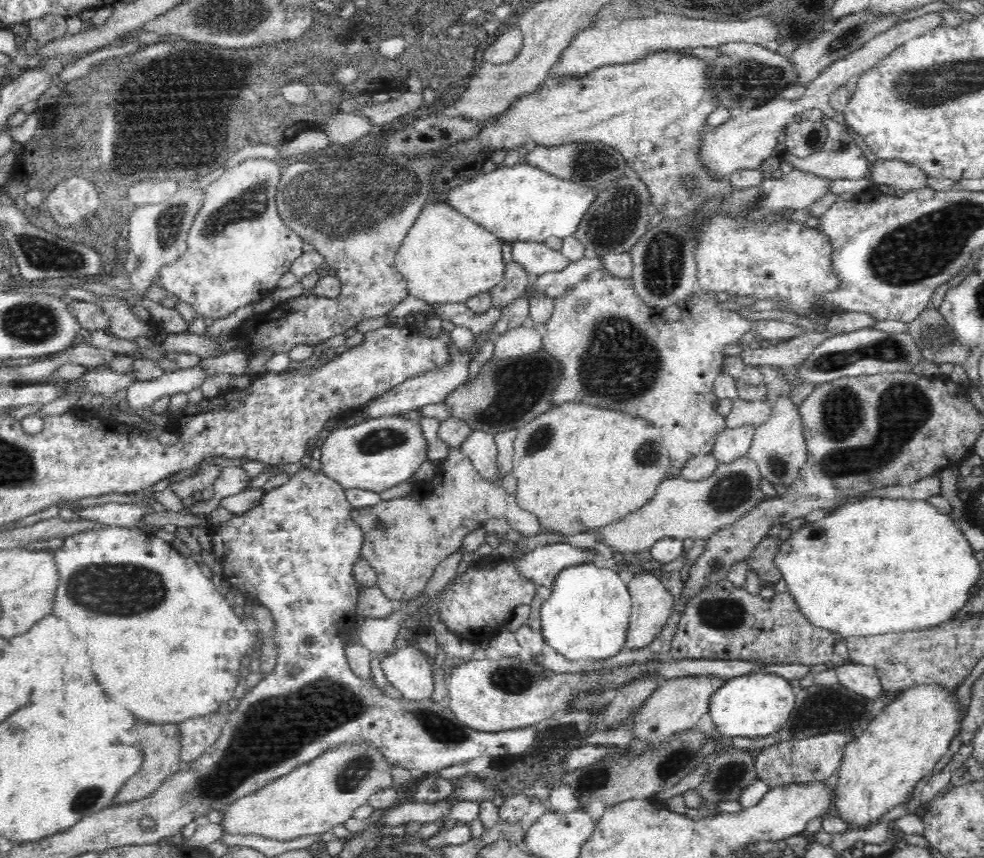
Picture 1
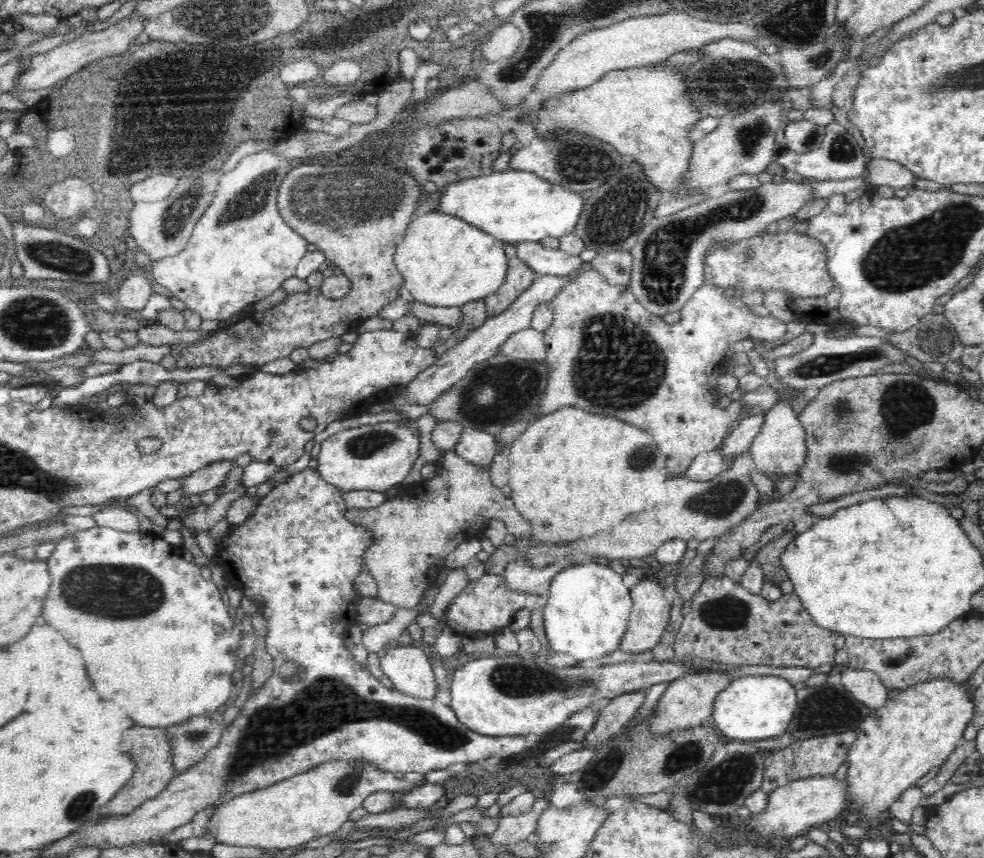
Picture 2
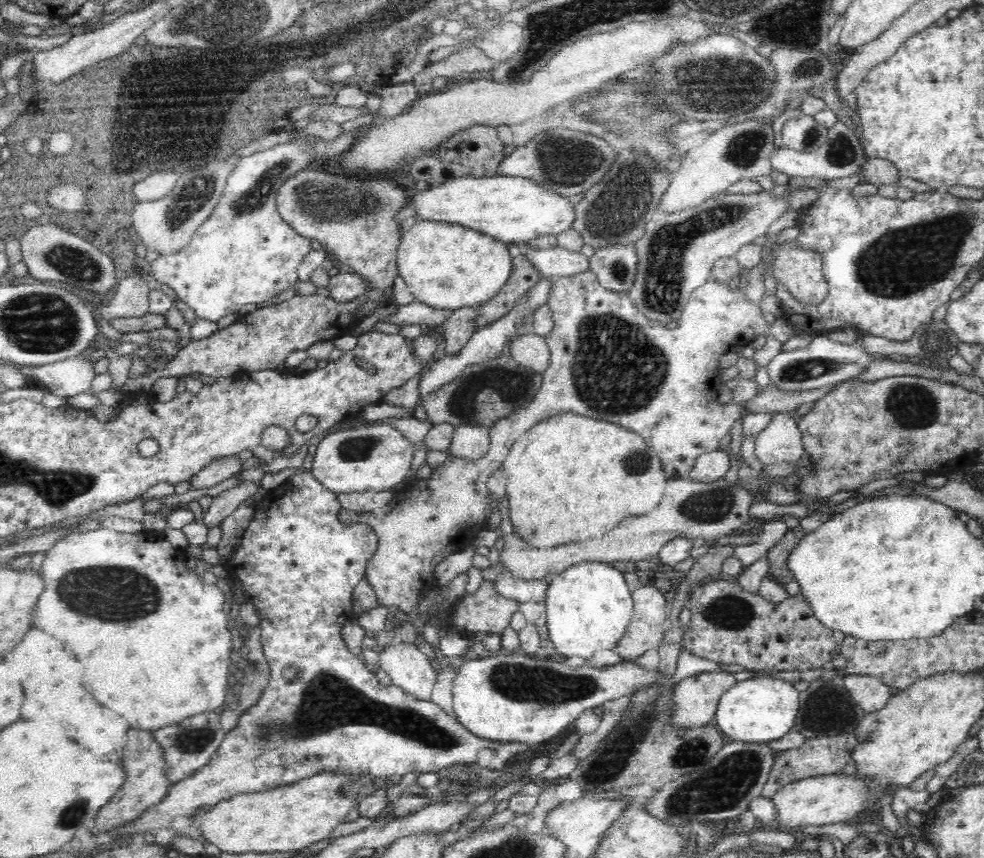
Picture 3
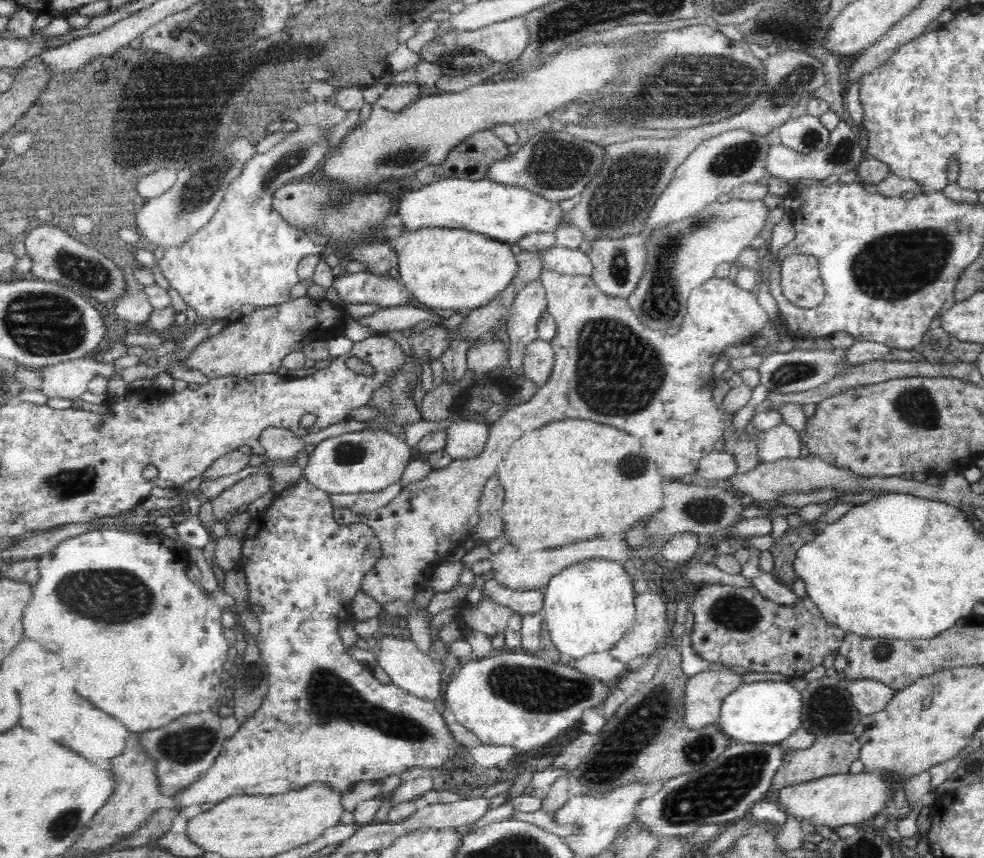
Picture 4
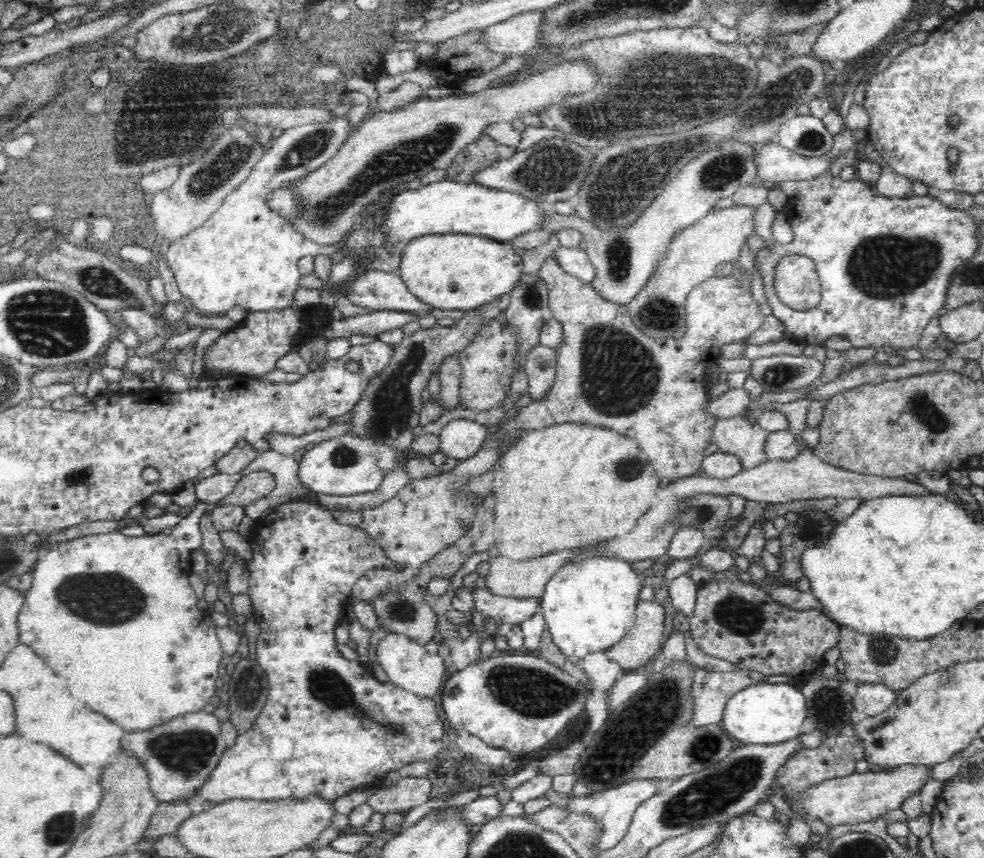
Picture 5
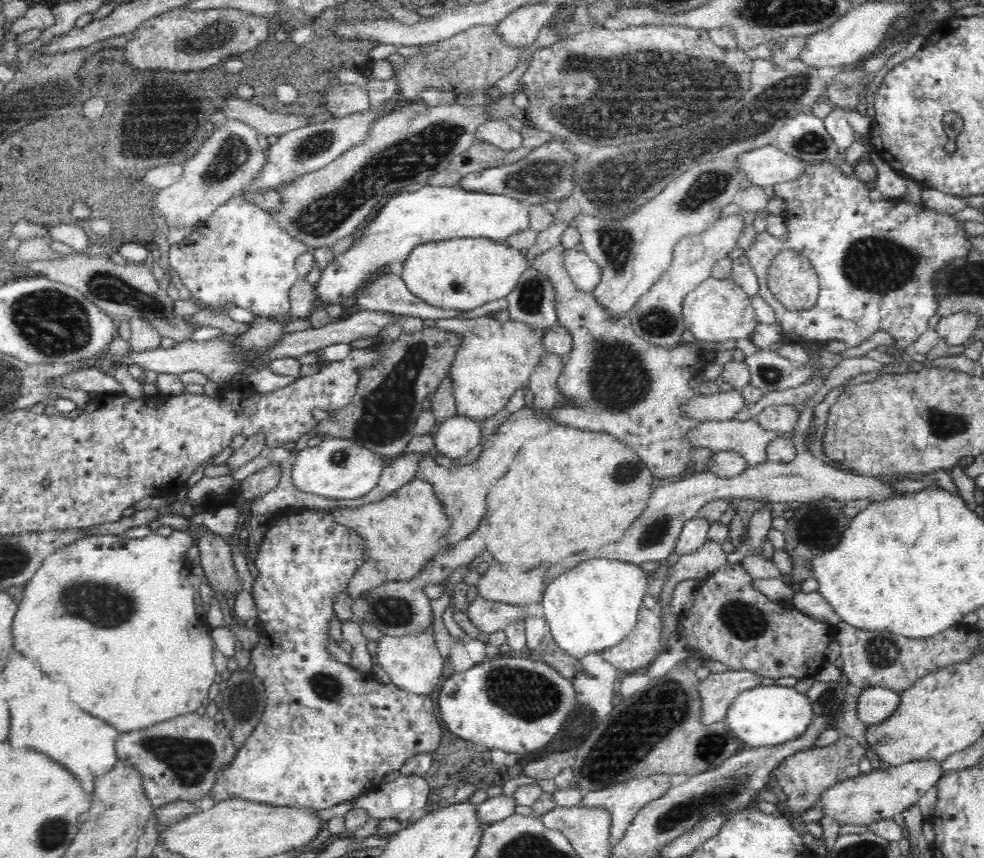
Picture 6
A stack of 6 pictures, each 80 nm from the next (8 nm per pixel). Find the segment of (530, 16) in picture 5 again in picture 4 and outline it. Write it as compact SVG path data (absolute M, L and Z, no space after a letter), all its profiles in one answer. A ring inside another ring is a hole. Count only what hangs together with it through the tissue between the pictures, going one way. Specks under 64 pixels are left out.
M524 16L495 22L478 30L436 37L435 43L443 44L451 52L468 49L487 54L498 62L514 62L528 46L528 27Z

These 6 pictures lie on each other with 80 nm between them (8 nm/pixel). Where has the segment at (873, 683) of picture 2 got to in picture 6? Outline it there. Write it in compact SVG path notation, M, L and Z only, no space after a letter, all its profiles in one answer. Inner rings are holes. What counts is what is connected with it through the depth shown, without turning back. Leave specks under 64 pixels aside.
M865 687L859 694L856 703L856 714L866 726L880 726L879 722L886 721L896 712L900 704L899 692L882 687Z

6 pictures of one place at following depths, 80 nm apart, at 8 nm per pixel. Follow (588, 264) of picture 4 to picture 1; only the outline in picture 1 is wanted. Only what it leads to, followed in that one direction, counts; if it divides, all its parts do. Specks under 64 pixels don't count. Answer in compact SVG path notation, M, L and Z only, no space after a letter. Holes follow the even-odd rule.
M514 241L511 245L513 261L521 264L532 277L562 270L572 263L545 242Z

